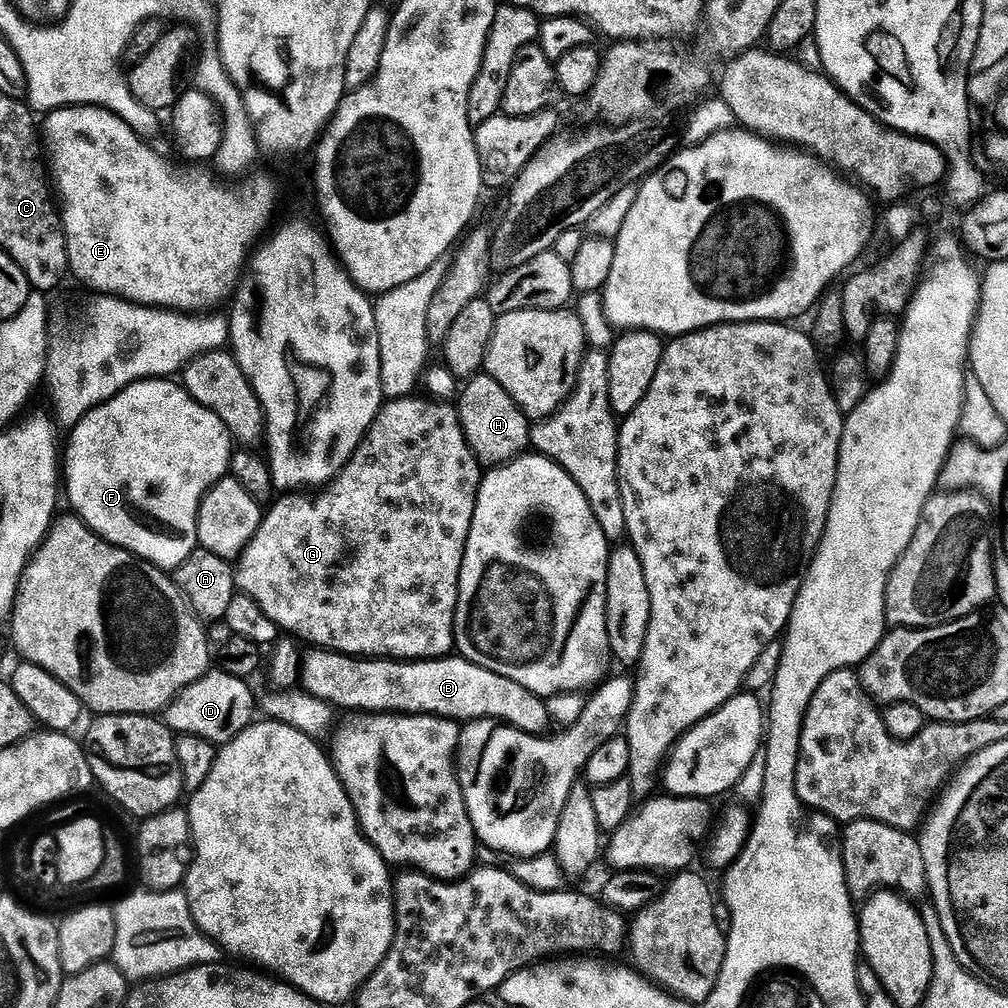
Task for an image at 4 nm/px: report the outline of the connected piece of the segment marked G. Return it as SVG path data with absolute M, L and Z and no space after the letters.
M416 399L388 400L385 403L376 423L368 431L367 438L360 443L360 449L352 457L352 463L343 469L342 474L337 475L325 496L316 496L311 500L308 497L311 495L308 494L281 495L280 501L277 499L263 513L260 529L254 534L254 538L235 565L237 589L243 595L254 598L254 602L258 602L258 606L262 606L262 610L266 610L268 617L285 633L293 632L288 634L309 640L317 649L342 652L345 656L357 658L391 658L405 662L444 658L453 651L456 642L456 607L462 558L466 542L470 538L476 495L482 479L482 465L476 461L476 456L466 442L459 411L448 402Z

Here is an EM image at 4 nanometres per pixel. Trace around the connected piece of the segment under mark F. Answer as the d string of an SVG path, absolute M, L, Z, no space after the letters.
M168 378L140 380L137 384L123 388L112 400L90 410L71 429L72 437L66 440L66 463L62 468L62 476L66 481L66 500L68 496L69 502L72 503L71 511L75 515L79 516L93 532L97 532L103 540L110 541L117 548L125 548L127 552L132 552L141 560L147 560L149 564L165 570L175 570L178 566L182 566L182 562L186 562L186 558L190 558L190 554L198 547L200 503L204 500L204 495L219 480L229 475L234 451L232 434L222 422L222 418L218 418L218 414L214 414L206 406L199 404L179 383L172 383L176 382Z

